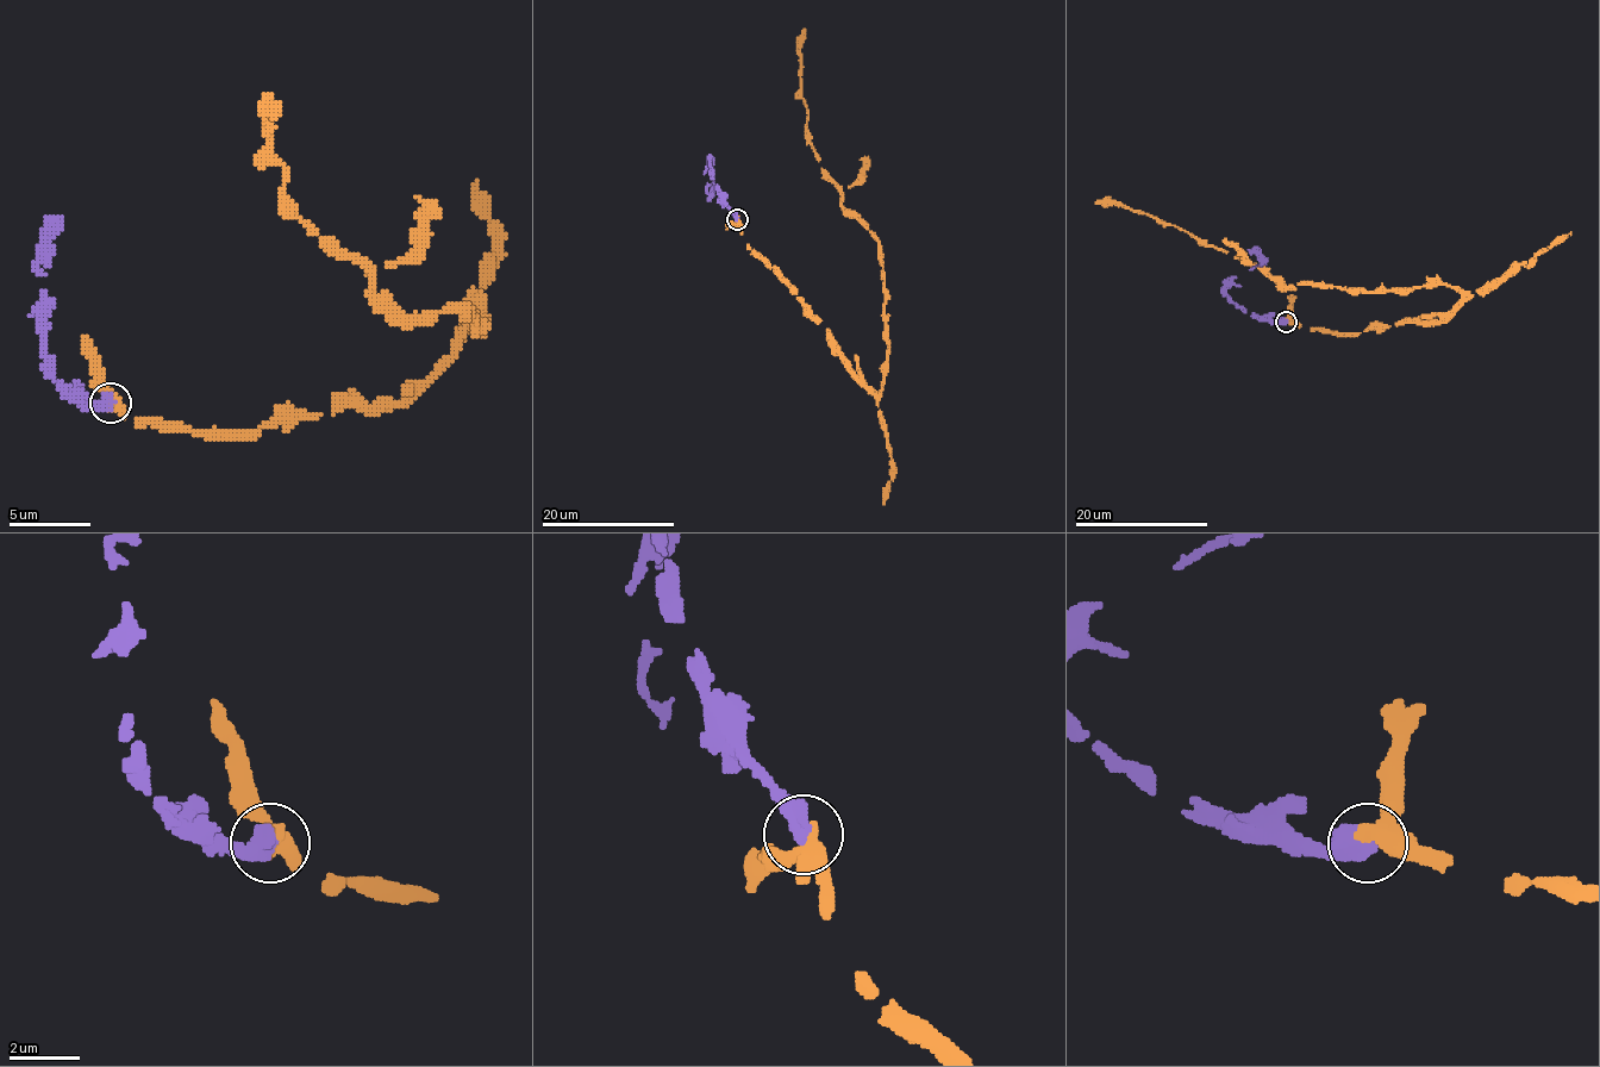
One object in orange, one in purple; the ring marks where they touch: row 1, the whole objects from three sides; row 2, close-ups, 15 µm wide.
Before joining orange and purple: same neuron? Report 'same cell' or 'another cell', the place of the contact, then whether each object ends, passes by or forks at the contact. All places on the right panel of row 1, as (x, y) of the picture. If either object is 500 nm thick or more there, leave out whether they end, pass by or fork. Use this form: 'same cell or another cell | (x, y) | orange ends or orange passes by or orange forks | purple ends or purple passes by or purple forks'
same cell | (1286, 322)

